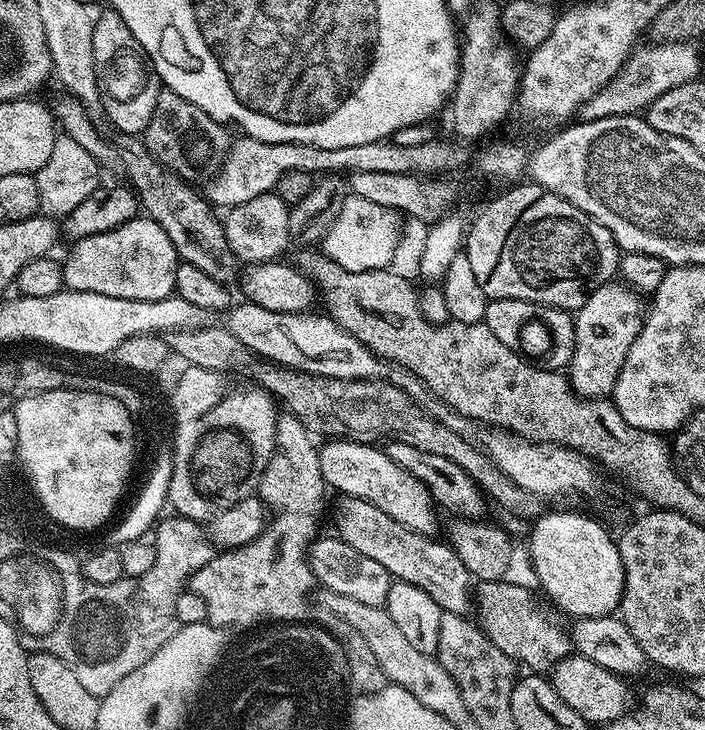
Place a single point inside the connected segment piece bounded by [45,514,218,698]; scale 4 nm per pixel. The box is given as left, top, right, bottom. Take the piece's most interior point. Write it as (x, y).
(149, 601)

